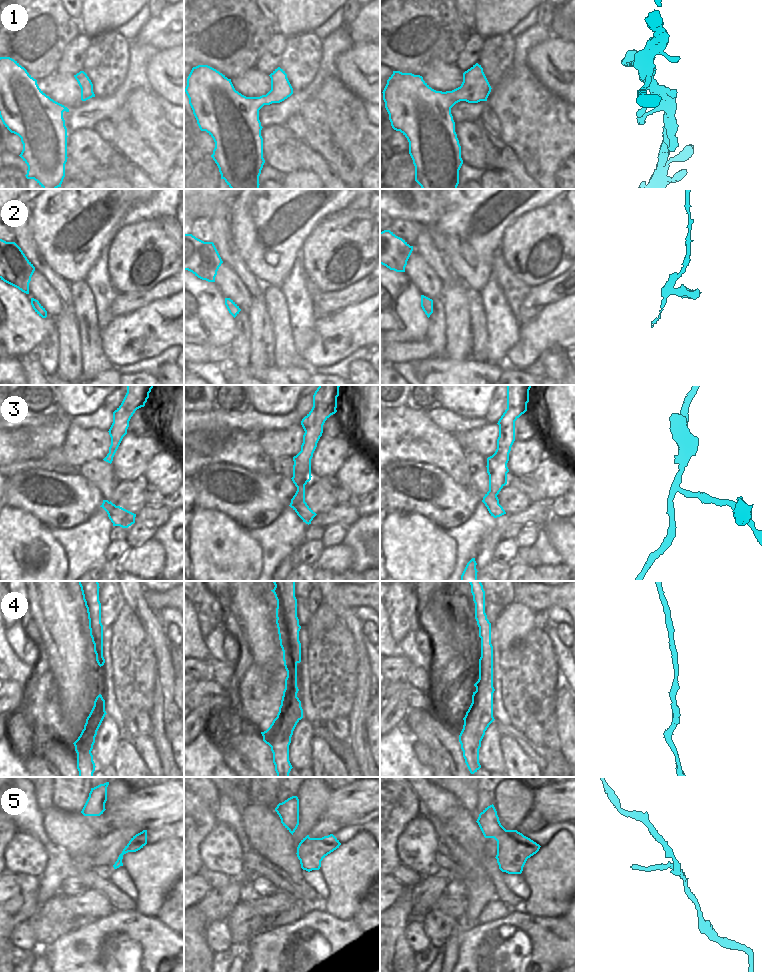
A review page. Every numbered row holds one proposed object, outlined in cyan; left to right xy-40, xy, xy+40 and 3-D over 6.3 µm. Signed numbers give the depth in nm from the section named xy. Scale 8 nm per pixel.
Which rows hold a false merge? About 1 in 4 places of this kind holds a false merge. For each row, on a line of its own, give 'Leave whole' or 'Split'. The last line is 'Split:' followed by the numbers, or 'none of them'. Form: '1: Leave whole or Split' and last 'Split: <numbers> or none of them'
1: Leave whole
2: Leave whole
3: Split
4: Leave whole
5: Leave whole
Split: 3

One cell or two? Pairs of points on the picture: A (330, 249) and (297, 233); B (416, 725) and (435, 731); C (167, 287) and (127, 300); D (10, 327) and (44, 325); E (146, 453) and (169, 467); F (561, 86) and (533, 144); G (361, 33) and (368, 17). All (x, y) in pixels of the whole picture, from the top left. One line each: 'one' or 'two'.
A: two
B: one
C: one
D: one
E: two
F: two
G: one

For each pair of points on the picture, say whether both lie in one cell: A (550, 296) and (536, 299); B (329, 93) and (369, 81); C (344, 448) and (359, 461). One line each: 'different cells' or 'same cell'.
A: same cell
B: different cells
C: different cells

